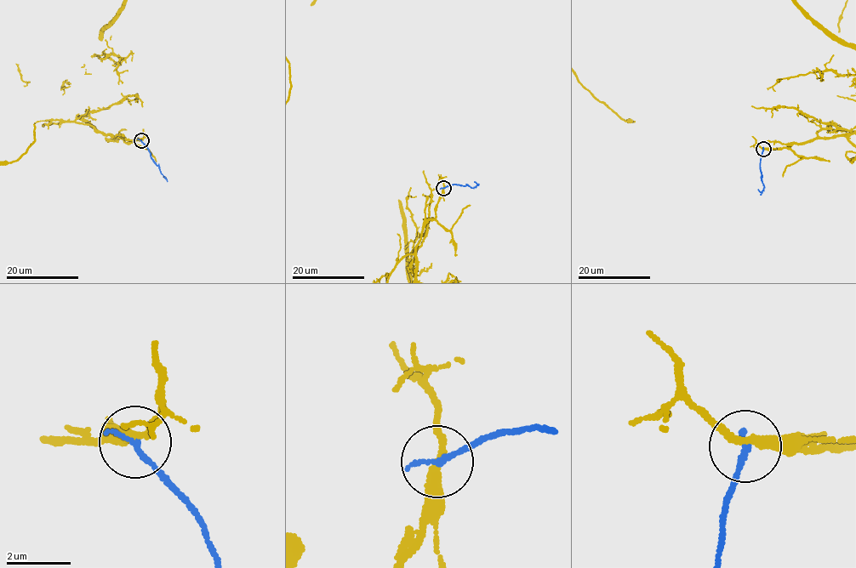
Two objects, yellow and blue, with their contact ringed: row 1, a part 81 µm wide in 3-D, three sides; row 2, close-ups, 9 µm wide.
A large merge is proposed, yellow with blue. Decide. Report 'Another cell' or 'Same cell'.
Another cell

